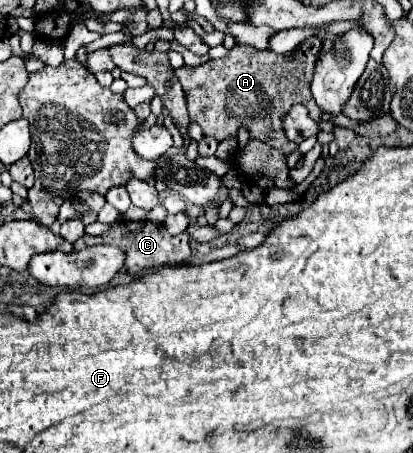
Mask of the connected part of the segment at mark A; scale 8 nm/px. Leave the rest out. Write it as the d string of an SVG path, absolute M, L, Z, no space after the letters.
M311 38L311 44L301 42L293 50L291 60L287 60L287 54L275 54L269 50L237 44L221 60L175 70L175 76L185 90L191 122L197 122L205 136L213 136L219 142L227 136L235 136L241 126L247 126L251 130L251 138L277 148L277 140L285 136L281 130L281 118L293 104L303 104L309 110L309 116L313 116L317 122L321 120L323 112L315 104L309 90L319 50L321 40Z

